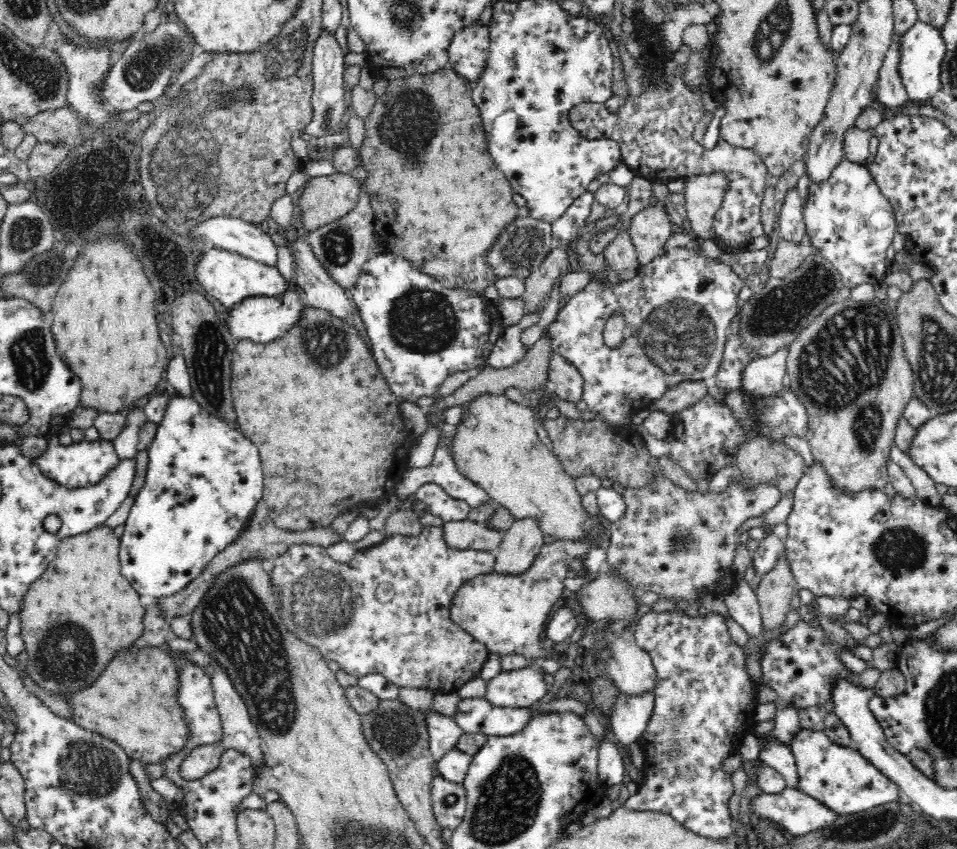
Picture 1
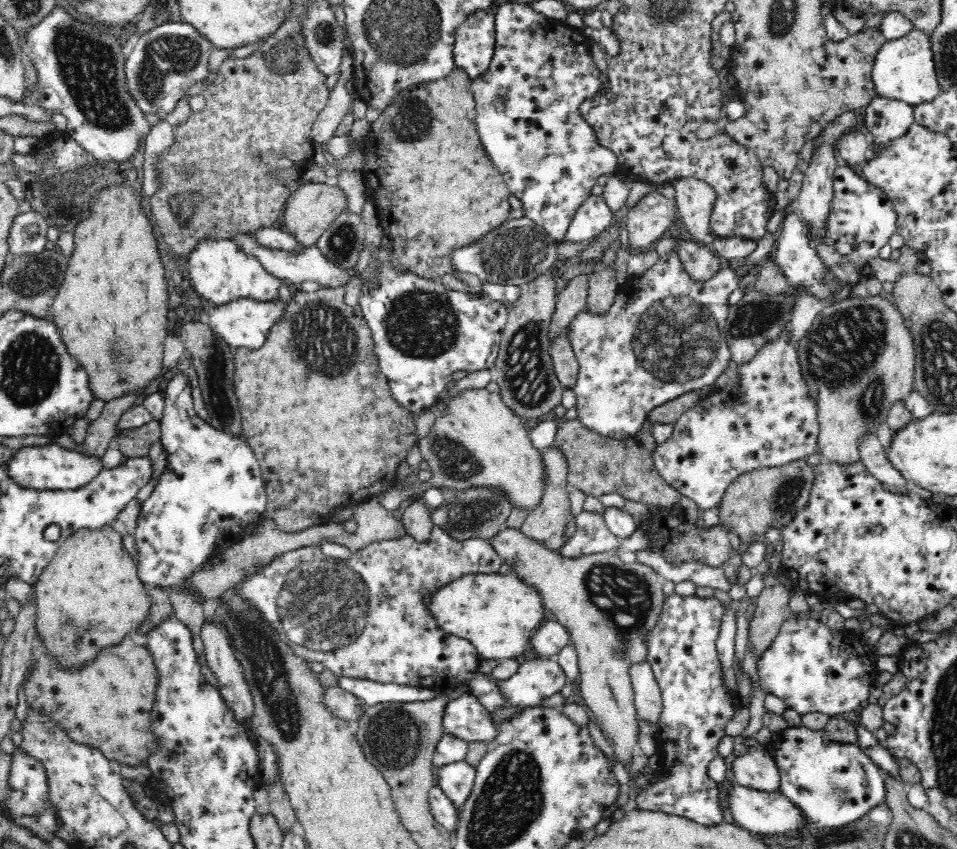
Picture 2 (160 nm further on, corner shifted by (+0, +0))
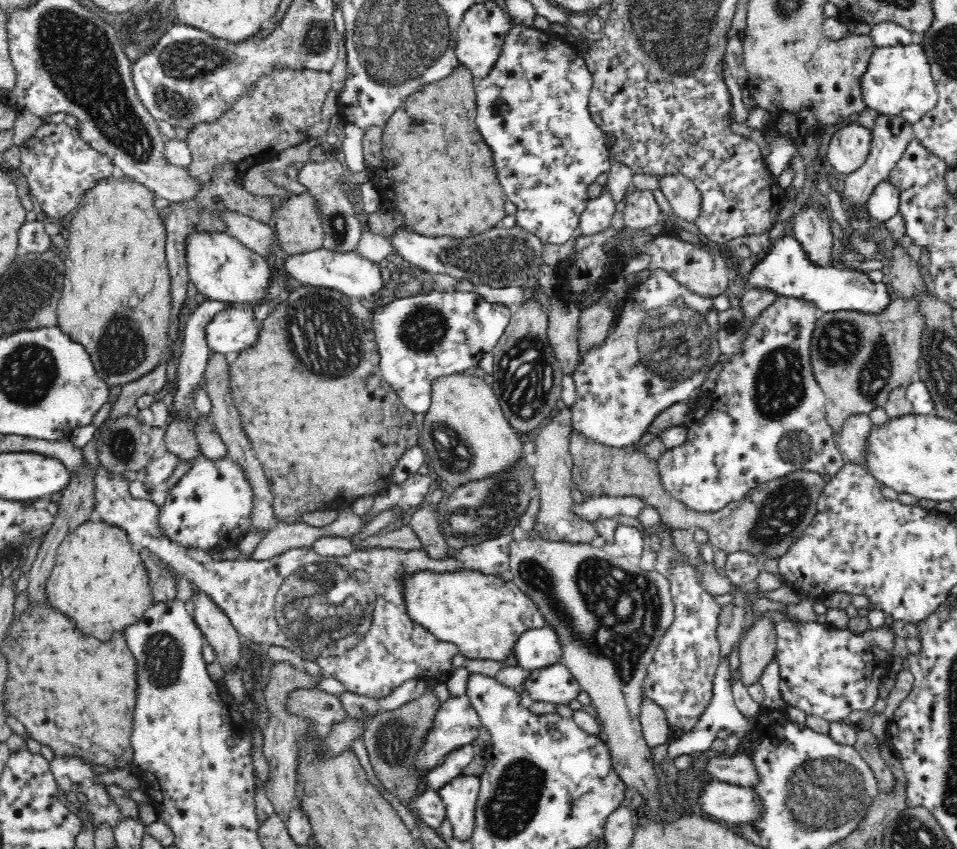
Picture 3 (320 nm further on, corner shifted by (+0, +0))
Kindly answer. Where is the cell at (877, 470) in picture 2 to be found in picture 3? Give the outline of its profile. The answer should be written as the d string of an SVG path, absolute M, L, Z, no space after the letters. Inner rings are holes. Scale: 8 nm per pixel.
M854 414L846 420L840 436L835 436L835 445L840 450L845 461L856 464L866 462L868 436L872 432L873 422L869 415Z

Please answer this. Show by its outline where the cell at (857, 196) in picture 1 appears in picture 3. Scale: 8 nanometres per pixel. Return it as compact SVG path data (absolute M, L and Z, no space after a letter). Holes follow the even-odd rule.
M886 179L875 186L865 200L865 205L869 221L875 221L878 226L884 226L885 222L899 212L899 194Z

